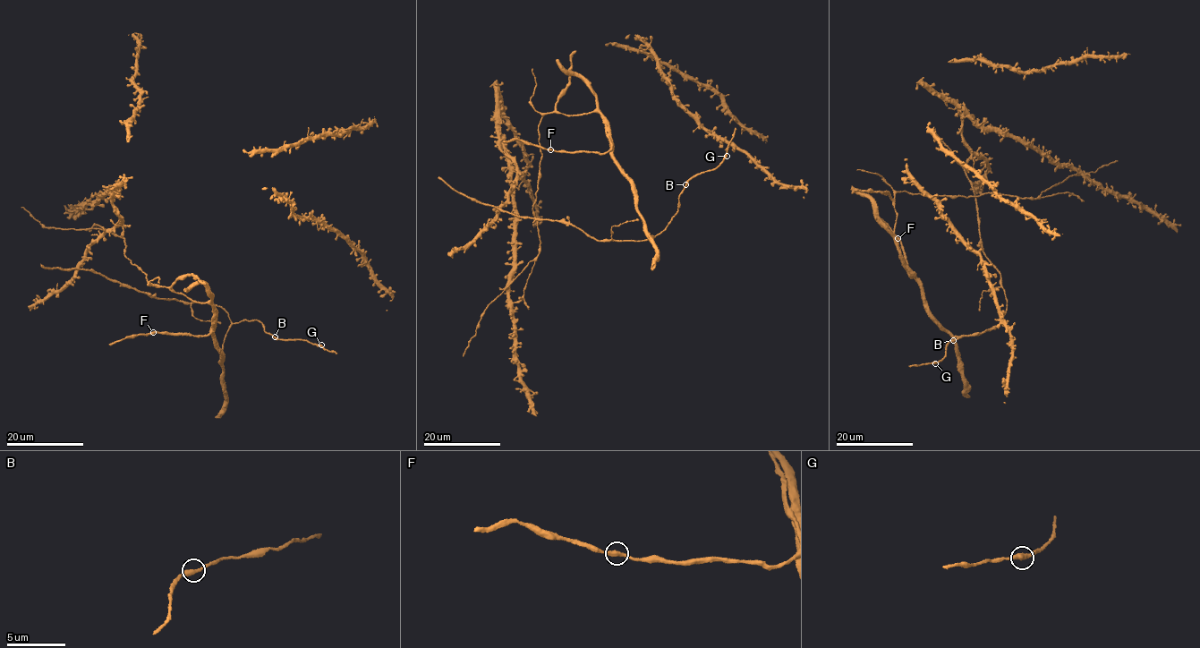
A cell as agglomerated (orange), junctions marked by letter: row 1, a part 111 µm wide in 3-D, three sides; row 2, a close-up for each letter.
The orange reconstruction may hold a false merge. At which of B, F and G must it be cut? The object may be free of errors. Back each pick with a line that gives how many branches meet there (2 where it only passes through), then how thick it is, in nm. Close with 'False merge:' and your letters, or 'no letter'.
False merge: no letter

